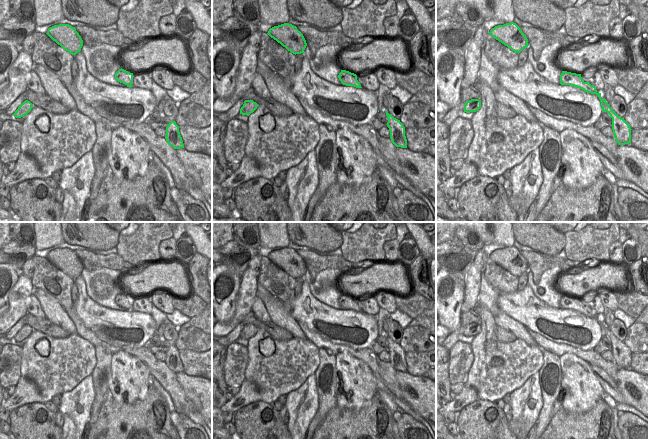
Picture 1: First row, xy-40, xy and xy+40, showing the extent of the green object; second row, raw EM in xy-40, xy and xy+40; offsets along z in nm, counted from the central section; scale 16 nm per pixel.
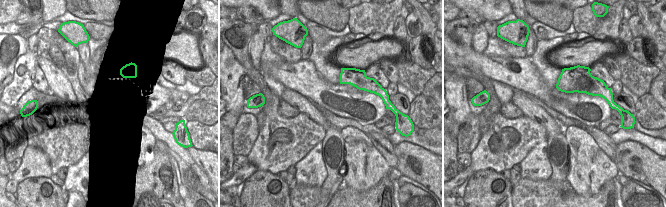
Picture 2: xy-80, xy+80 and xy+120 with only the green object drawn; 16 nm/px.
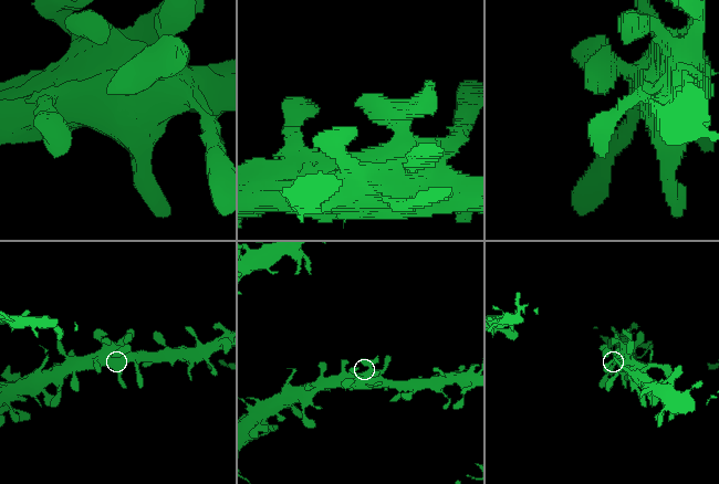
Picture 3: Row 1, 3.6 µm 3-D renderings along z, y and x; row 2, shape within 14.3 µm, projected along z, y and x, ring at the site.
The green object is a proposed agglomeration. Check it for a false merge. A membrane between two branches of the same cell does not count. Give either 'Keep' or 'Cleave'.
Keep.

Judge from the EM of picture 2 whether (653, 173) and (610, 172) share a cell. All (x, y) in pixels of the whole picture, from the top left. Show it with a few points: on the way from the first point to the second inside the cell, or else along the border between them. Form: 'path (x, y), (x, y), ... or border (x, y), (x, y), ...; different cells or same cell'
border (612, 160), (618, 170); different cells

